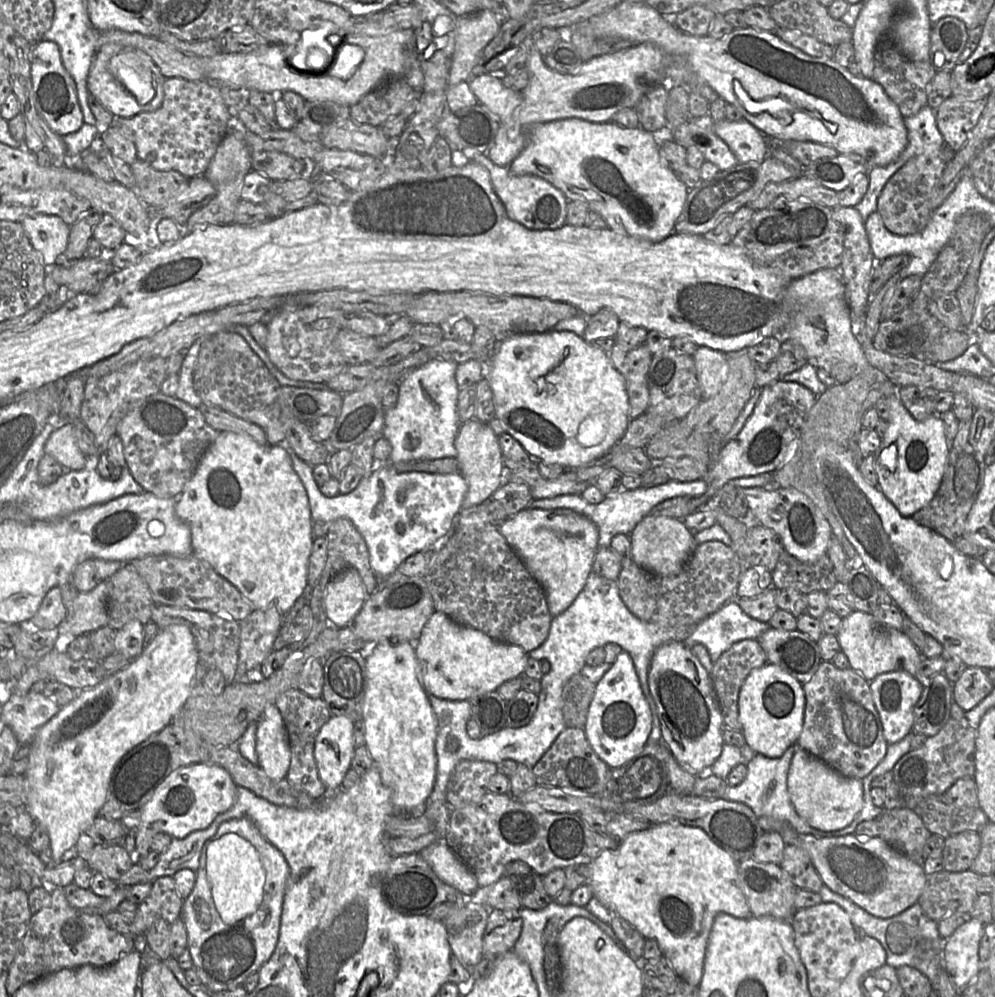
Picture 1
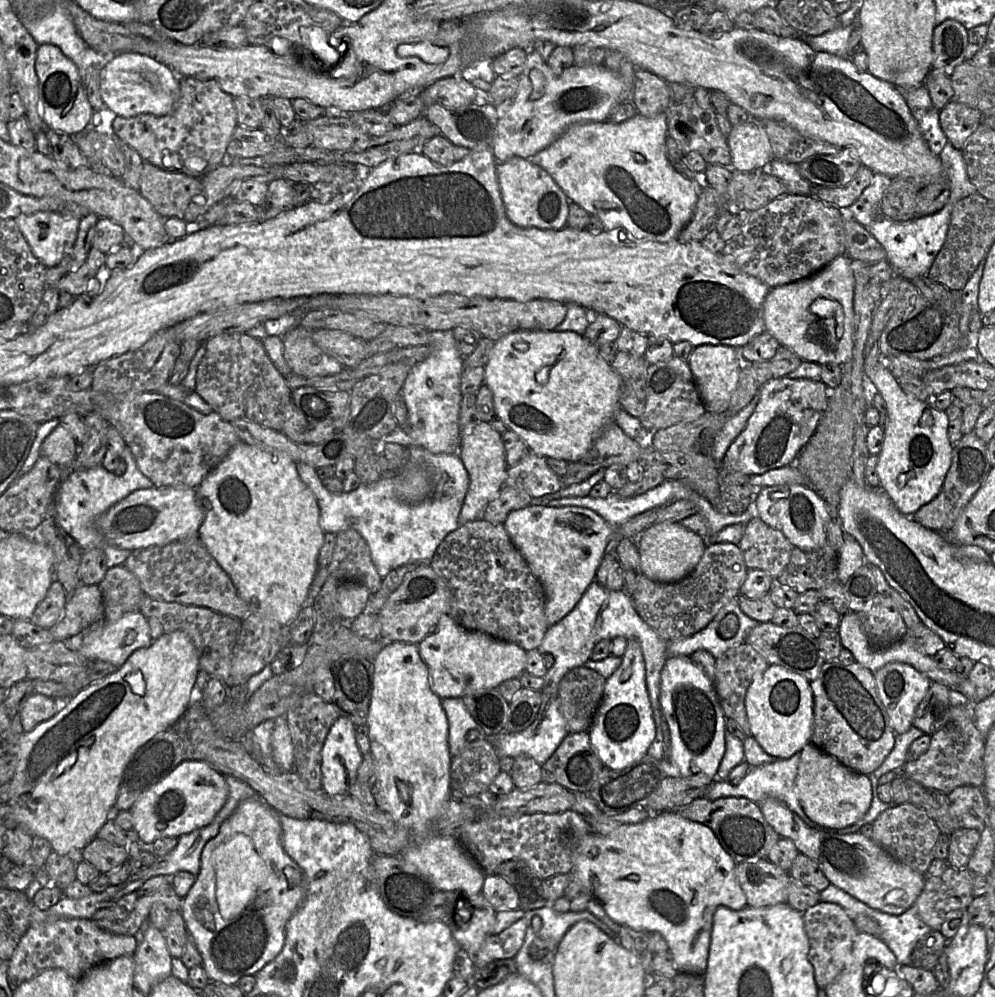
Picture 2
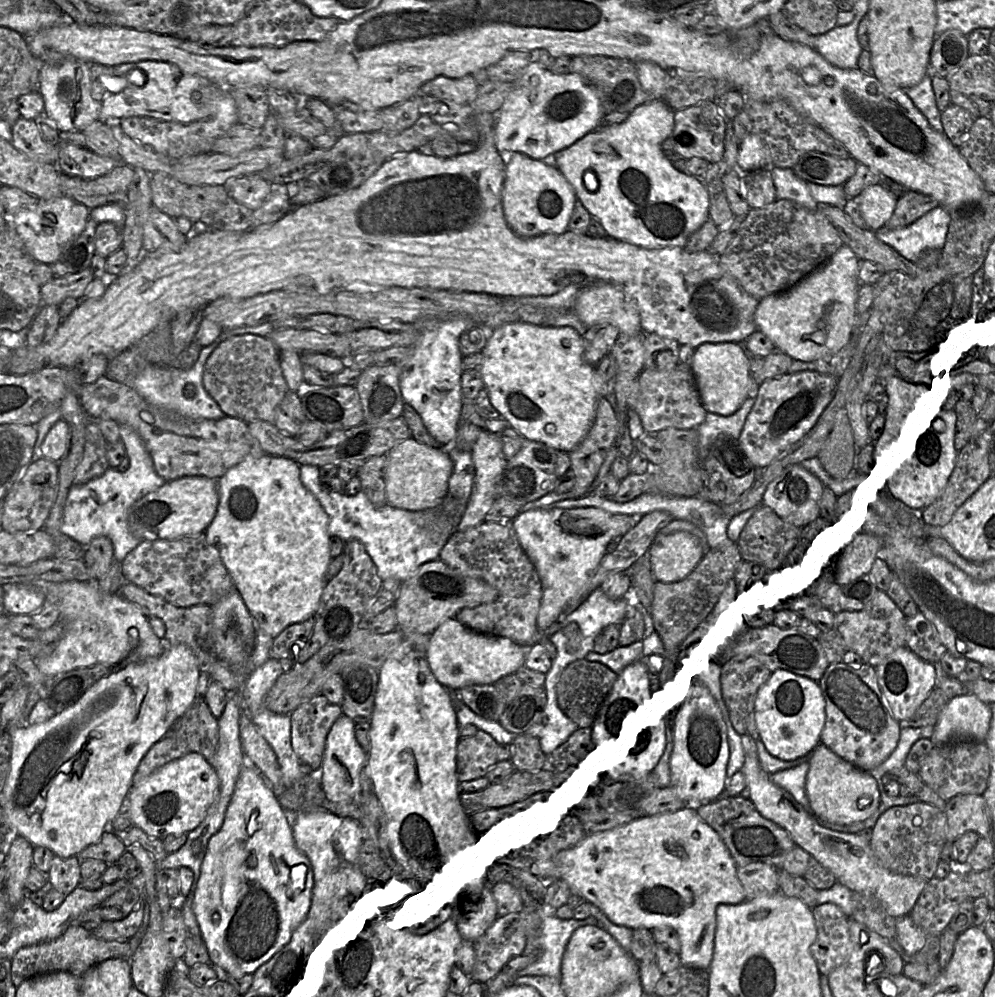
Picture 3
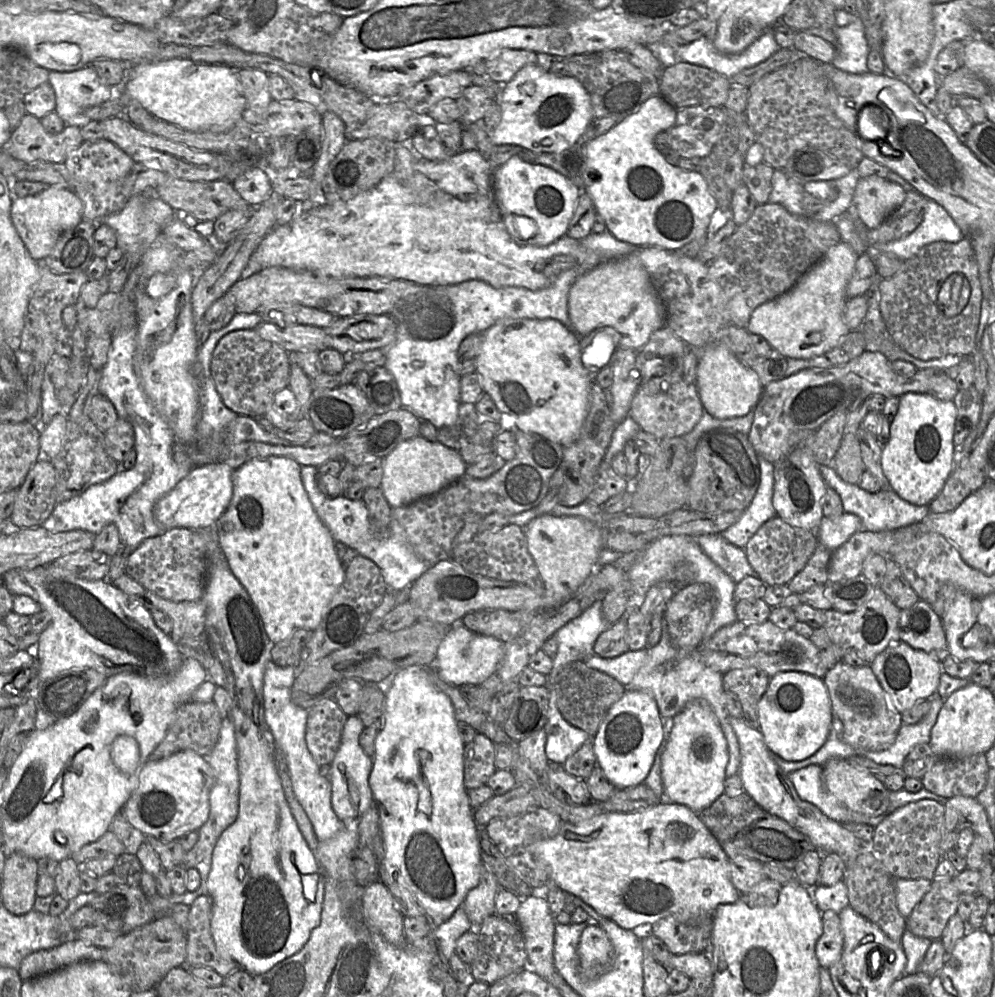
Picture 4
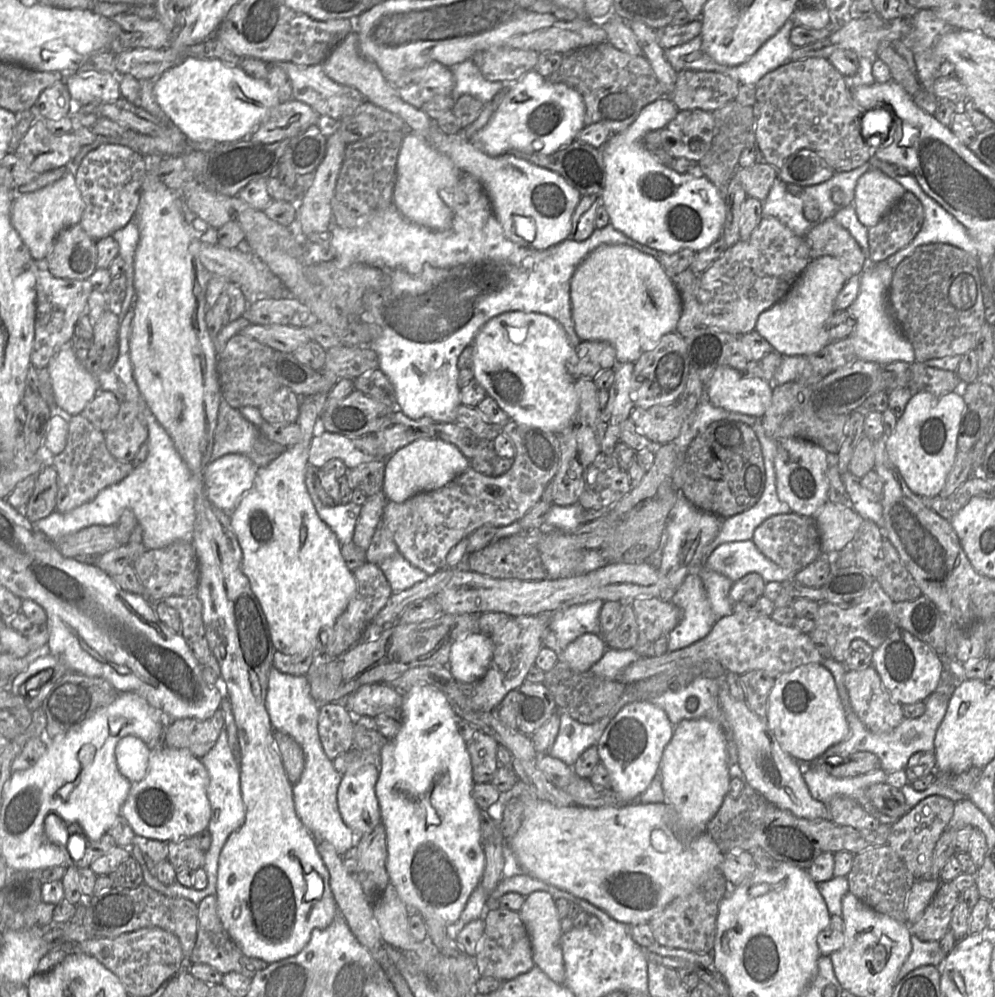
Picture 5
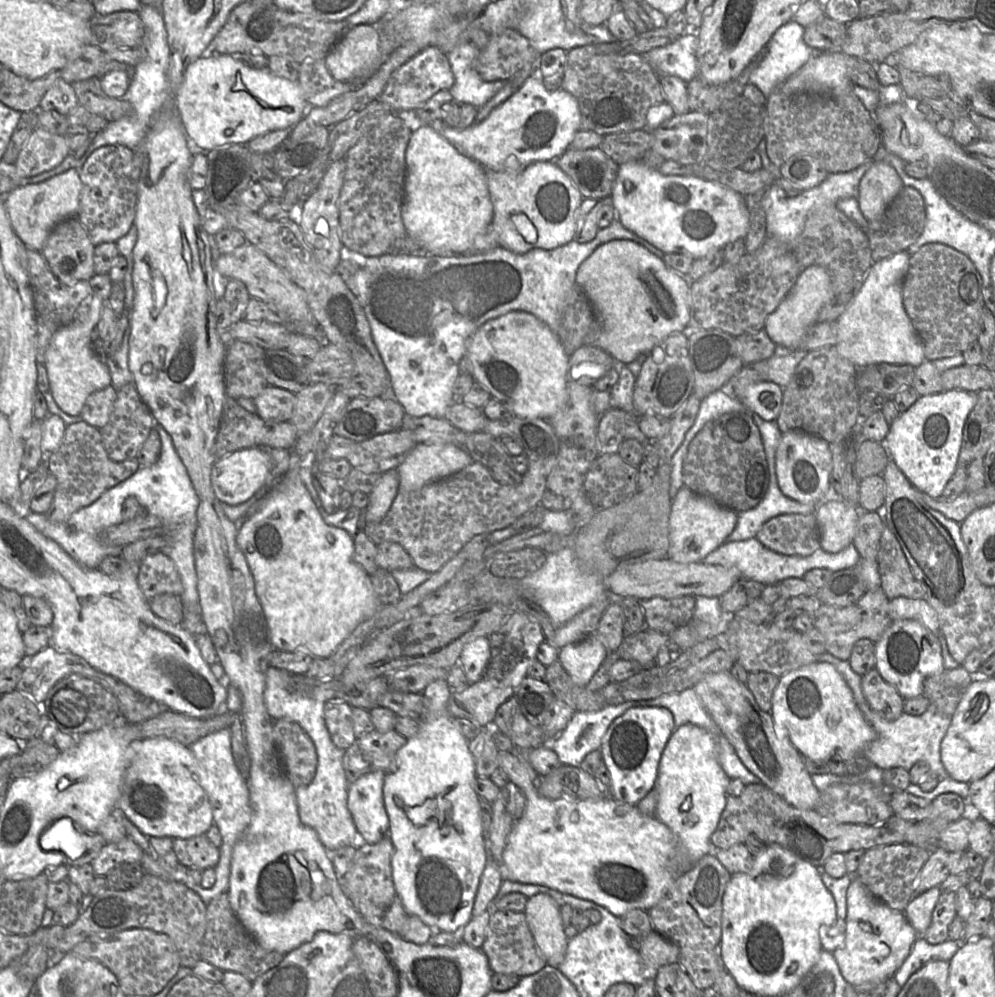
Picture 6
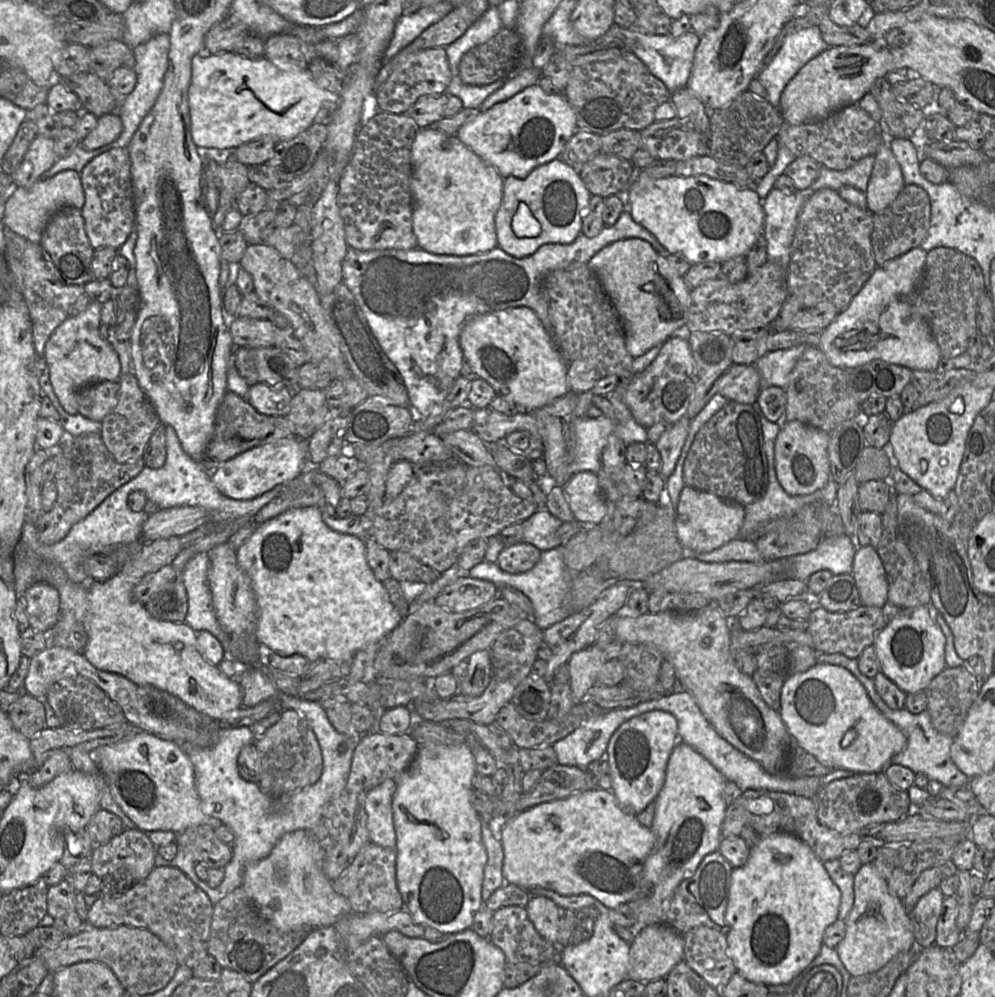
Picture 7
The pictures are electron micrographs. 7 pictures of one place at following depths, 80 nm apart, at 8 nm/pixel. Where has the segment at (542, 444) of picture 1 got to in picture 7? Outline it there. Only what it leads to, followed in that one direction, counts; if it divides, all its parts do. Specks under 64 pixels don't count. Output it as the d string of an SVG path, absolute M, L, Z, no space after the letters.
M528 307L507 308L471 317L461 330L459 343L465 361L469 363L478 377L488 382L497 395L525 411L539 409L569 391L567 362L553 343L540 319Z

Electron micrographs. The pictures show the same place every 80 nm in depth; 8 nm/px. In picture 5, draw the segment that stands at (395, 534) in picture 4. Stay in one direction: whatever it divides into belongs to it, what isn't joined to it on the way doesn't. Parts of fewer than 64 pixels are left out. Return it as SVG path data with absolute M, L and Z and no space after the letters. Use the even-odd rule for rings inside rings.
M308 465L305 472L305 485L320 519L335 533L341 544L348 544L354 535L354 526L362 506L352 502L327 506L320 500L315 489L315 473L318 468ZM400 552L383 560L378 566L389 581L393 593L409 589L429 577L426 572L412 565Z

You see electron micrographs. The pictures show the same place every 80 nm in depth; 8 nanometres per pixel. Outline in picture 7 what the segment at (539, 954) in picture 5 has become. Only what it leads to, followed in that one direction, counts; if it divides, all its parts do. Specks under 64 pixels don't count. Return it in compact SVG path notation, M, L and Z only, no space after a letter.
M531 896L525 908L537 932L546 941L557 945L561 909L544 896Z

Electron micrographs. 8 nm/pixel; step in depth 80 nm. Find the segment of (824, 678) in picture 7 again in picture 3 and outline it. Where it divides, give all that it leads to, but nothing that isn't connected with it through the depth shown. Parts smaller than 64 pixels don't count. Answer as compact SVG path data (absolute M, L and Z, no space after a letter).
M778 669L758 690L754 716L759 739L770 755L785 761L803 757L820 743L826 714L825 700L818 682Z

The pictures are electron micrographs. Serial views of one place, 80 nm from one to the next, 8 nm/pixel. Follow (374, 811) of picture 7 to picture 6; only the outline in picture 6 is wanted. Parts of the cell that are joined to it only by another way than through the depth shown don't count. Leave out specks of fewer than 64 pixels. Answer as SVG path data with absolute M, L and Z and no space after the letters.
M378 770L363 775L349 784L347 807L361 840L370 844L389 836L389 817L384 806L385 772Z

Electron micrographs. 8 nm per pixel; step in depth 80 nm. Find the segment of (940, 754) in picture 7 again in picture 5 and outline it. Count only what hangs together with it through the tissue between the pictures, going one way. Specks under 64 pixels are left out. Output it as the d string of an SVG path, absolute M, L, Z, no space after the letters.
M822 658L822 665L832 673L835 679L840 699L846 710L850 732L844 740L829 747L821 756L812 761L799 762L802 769L808 769L810 765L826 764L834 759L846 759L857 752L871 752L879 758L881 768L888 773L905 770L909 758L916 752L935 752L934 739L936 731L945 716L948 698L934 691L926 699L926 710L920 717L913 719L904 717L901 723L892 731L873 733L866 728L851 707L848 691L844 683L845 673L848 670L845 664L836 662L833 658Z

